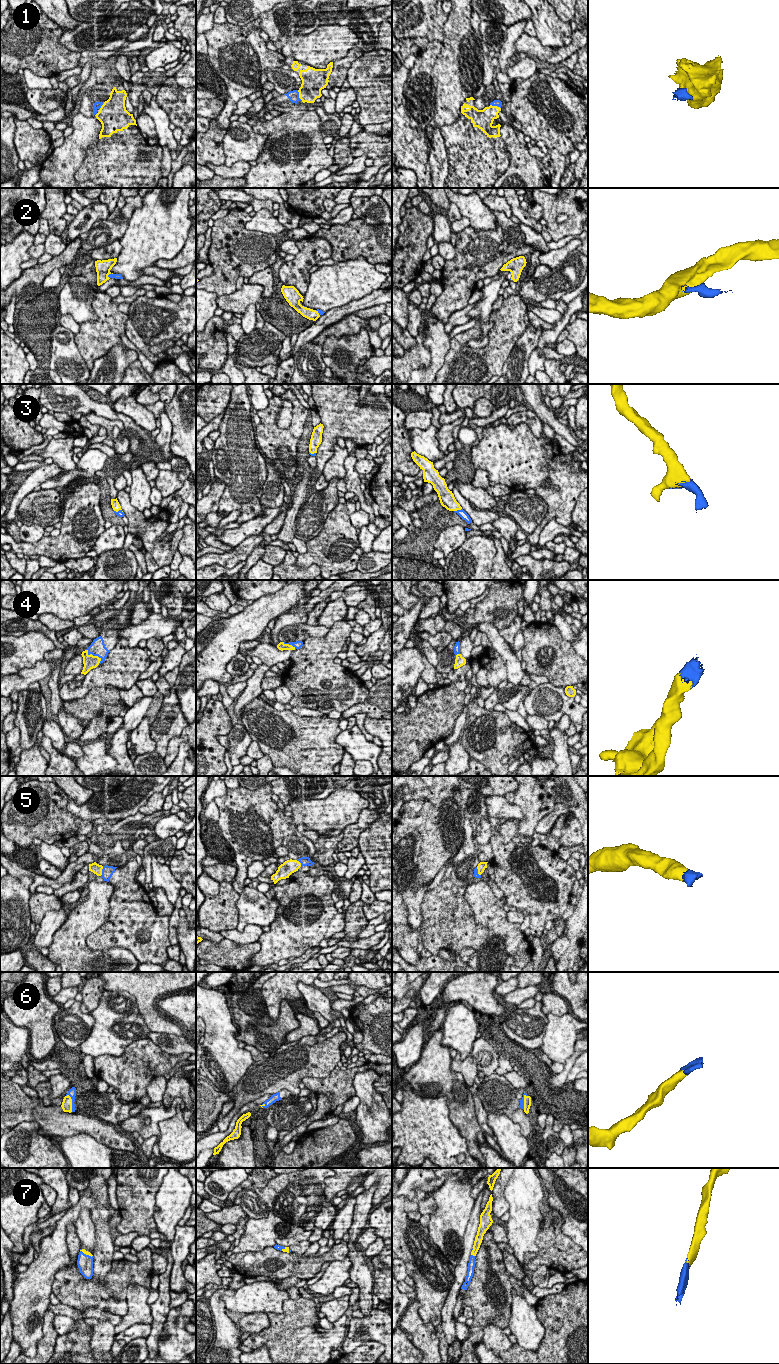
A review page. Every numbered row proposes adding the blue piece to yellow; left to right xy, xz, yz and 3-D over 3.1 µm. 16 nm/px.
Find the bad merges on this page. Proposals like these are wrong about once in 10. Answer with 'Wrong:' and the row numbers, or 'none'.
Wrong: 2

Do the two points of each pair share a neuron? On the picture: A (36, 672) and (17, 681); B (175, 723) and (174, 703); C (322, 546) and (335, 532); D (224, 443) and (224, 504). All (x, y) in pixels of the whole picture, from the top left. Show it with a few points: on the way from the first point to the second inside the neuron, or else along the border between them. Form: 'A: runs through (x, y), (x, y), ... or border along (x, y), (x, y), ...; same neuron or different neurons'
A: runs through (31, 675), (22, 679); same neuron
B: runs through (175, 718), (174, 708); same neuron
C: runs through (325, 543), (333, 535); same neuron
D: runs through (232, 458), (232, 489); same neuron

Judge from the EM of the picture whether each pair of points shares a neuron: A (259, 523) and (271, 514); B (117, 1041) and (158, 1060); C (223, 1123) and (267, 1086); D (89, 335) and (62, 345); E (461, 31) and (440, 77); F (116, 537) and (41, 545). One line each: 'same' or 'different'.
A: same
B: different
C: same
D: different
E: same
F: different

